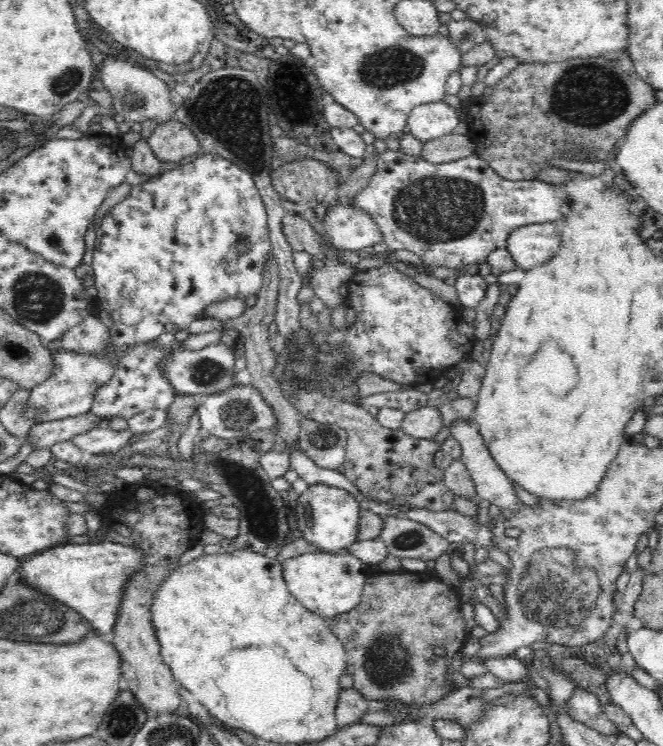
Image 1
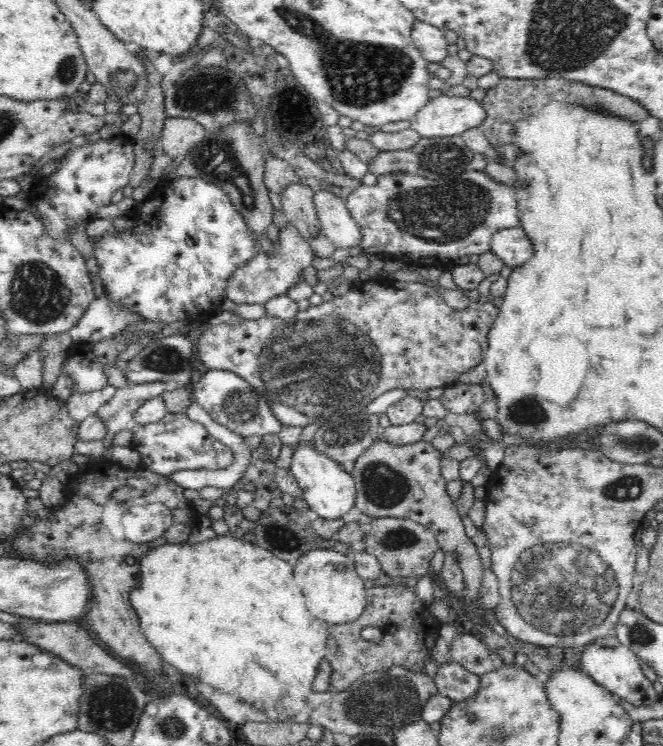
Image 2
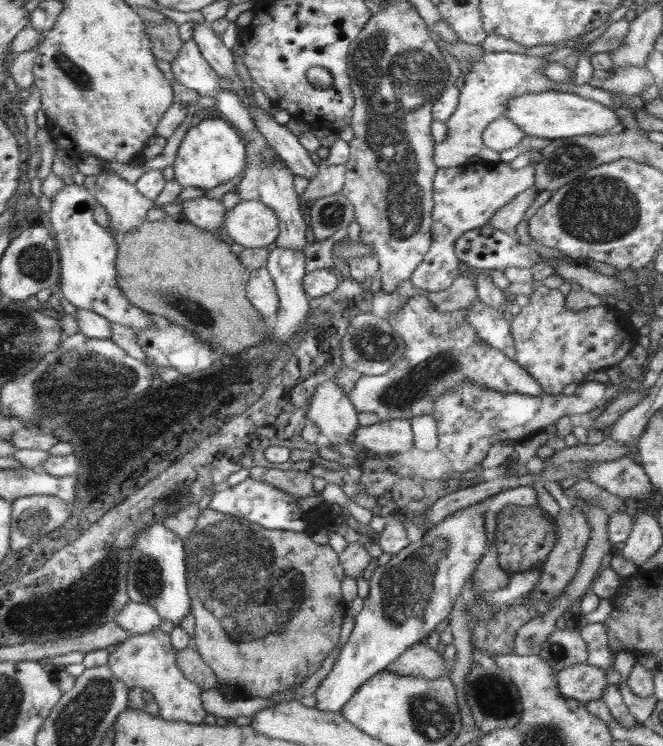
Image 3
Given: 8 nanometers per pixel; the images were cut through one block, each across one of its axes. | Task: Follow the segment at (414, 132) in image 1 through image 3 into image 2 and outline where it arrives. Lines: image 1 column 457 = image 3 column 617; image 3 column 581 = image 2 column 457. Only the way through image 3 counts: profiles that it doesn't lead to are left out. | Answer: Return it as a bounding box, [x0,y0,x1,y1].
[410,94,487,137]

